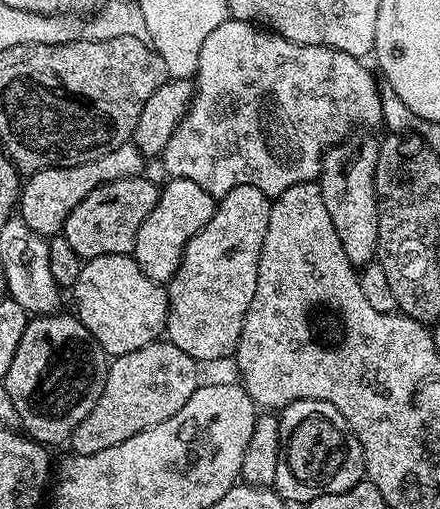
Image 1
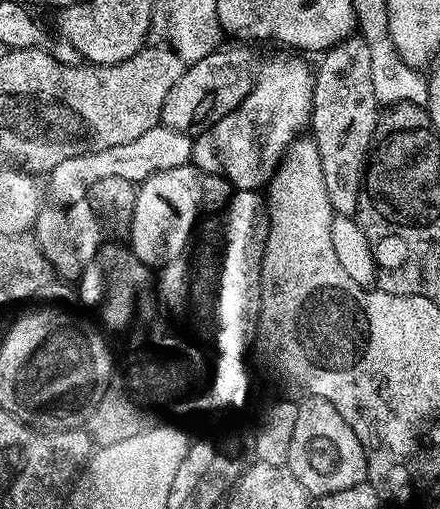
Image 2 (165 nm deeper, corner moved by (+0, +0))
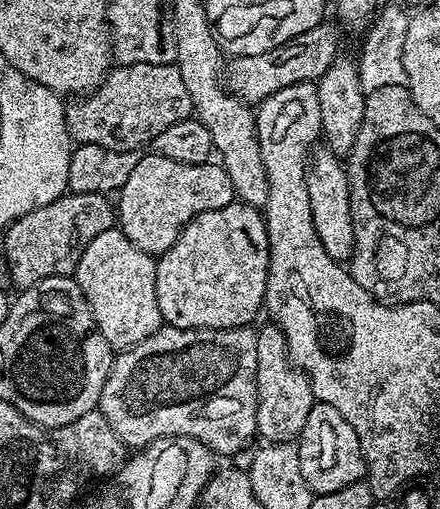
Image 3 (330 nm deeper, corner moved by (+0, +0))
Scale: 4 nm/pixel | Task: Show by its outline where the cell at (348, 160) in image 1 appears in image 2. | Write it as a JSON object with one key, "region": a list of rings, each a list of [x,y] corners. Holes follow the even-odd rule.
{"region":[[[349,38],[335,44],[323,53],[324,60],[315,69],[316,85],[312,103],[311,139],[316,141],[324,184],[329,190],[336,188],[359,189],[364,183],[366,165],[370,159],[370,149],[378,135],[378,125],[382,115],[382,105],[374,98],[374,74],[370,74],[370,46],[362,38]]]}

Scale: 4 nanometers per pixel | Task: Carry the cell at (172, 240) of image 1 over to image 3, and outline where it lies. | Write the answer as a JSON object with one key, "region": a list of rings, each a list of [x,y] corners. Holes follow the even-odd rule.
{"region":[[[159,154],[141,155],[136,161],[134,170],[130,170],[130,178],[126,178],[123,188],[118,193],[118,227],[120,231],[138,246],[138,250],[147,252],[149,256],[158,258],[182,234],[182,230],[198,214],[218,210],[222,206],[233,203],[232,183],[223,166],[216,162],[207,164],[187,164],[174,162],[174,158],[166,158]]]}

